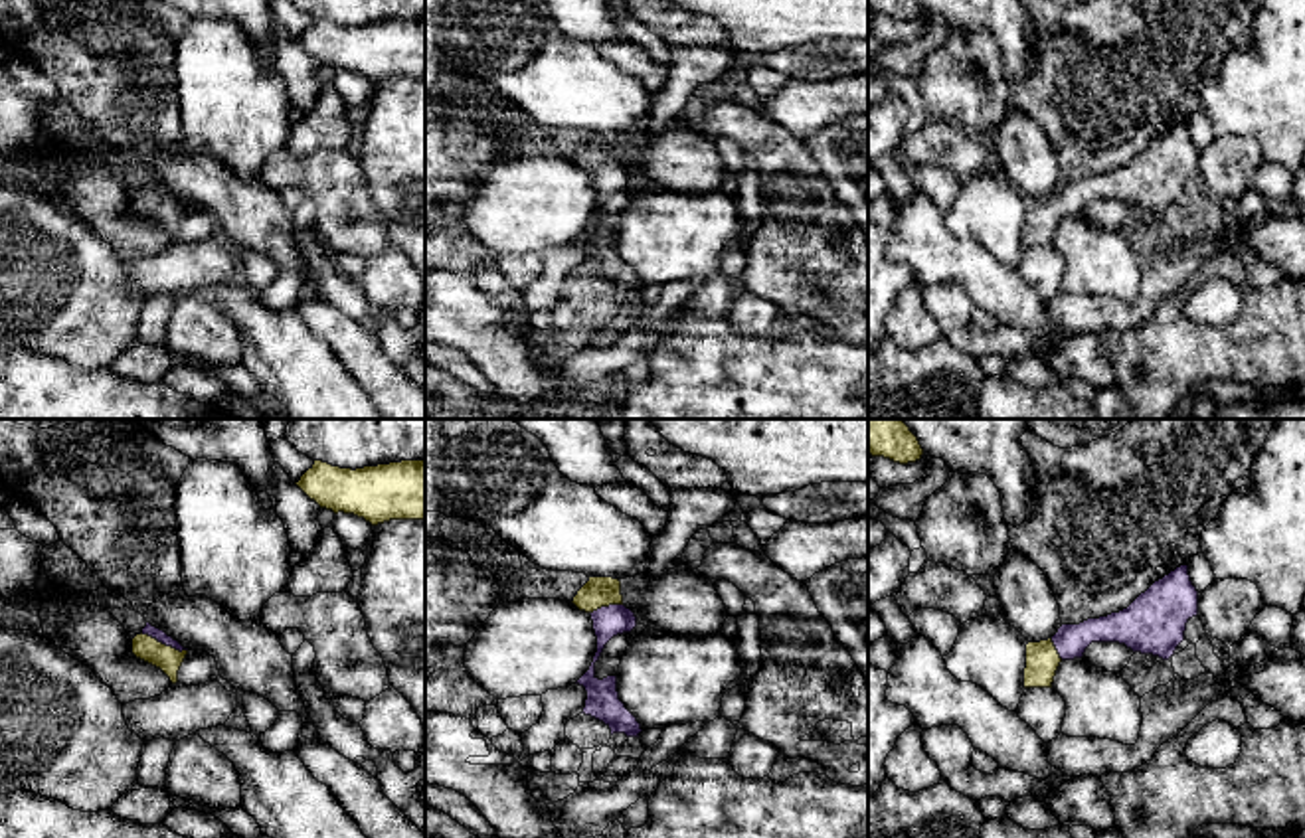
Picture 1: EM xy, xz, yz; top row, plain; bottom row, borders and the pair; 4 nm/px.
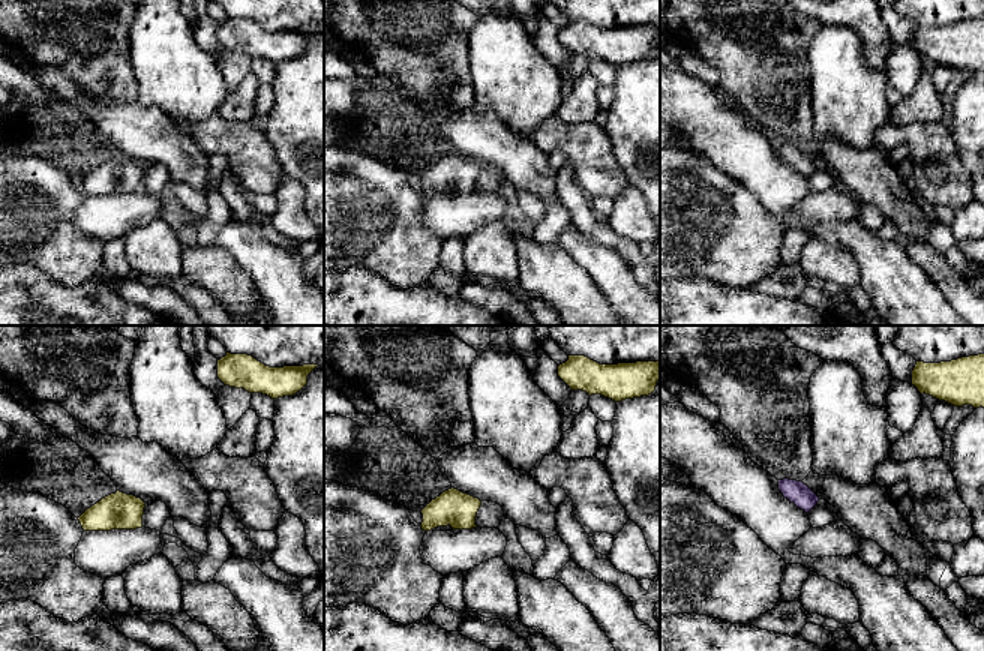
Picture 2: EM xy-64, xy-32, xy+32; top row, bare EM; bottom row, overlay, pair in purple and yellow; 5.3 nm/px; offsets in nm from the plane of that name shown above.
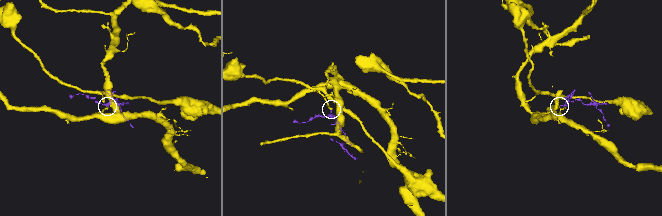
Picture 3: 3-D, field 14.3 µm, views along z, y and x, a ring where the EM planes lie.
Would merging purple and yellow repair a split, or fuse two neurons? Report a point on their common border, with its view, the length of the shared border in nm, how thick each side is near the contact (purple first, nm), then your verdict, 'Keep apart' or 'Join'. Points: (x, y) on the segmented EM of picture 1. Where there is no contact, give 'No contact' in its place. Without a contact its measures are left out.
Touches purple at xy (165, 643). Shared border 200 nm. Thickness 50 nm (purple) against 100 nm. Join

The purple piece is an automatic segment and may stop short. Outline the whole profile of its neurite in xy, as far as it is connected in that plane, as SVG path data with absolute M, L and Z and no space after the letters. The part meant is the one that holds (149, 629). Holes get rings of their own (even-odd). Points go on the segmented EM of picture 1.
M146 623L140 634L132 638L132 654L156 668L160 668L172 684L178 682L178 670L188 654L178 640L164 630Z

